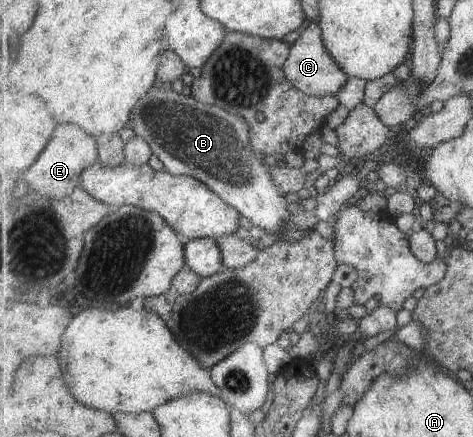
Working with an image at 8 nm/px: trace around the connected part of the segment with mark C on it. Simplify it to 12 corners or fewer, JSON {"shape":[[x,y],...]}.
{"shape":[[319,23],[291,47],[286,76],[301,92],[338,94],[351,77]]}

